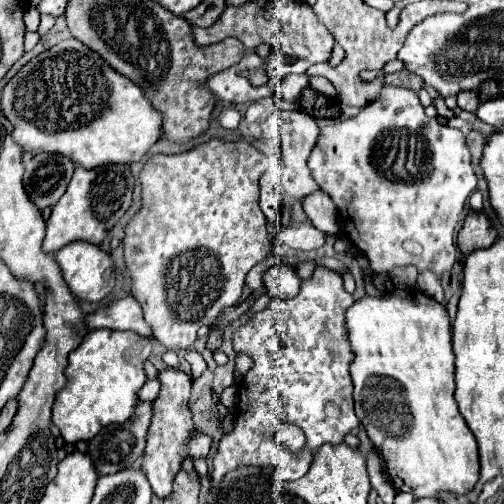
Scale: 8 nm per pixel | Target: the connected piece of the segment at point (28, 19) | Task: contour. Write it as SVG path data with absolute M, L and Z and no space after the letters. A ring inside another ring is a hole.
M30 6L30 8L26 10L24 24L26 24L28 32L36 32L36 30L38 30L38 24L40 24L40 14L38 14L38 10L36 10L34 6Z

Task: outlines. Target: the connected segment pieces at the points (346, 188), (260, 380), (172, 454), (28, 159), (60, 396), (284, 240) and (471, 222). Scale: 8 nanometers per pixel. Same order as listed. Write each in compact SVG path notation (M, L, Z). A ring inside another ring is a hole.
M384 88L384 98L378 98L374 102L370 102L368 106L362 108L362 112L354 118L348 118L344 122L338 122L334 126L324 126L318 138L318 144L314 146L310 158L308 158L308 168L314 174L314 180L318 182L320 190L328 192L330 198L334 200L336 208L338 208L338 220L340 220L340 228L342 232L348 236L348 240L370 260L370 268L374 270L374 274L388 274L392 268L396 266L408 266L414 264L418 268L418 272L430 270L436 276L442 276L444 272L452 270L454 266L454 258L456 258L456 246L454 246L454 228L456 224L462 220L464 210L466 210L466 202L470 198L470 194L476 190L476 174L474 168L470 164L470 152L464 140L464 134L460 130L454 130L450 126L440 124L436 118L428 118L424 112L424 106L418 102L416 92L408 90L408 88Z
M316 268L312 278L300 284L300 292L294 298L278 300L274 298L266 310L258 312L250 322L238 328L234 334L234 350L244 352L254 360L252 370L244 376L238 388L238 418L234 430L228 432L214 456L212 470L212 486L218 486L222 476L238 466L272 466L276 470L278 480L296 480L308 472L312 452L322 444L342 444L344 436L358 426L358 418L354 414L352 404L352 380L350 380L350 346L346 344L346 328L342 328L342 312L354 302L352 294L348 294L342 286L342 278L338 272L330 272L326 268ZM282 422L300 426L306 434L308 446L298 454L284 450L278 442L278 426Z
M166 368L166 370L158 370L158 380L160 380L160 394L152 402L154 416L152 416L152 422L148 428L148 436L146 436L142 472L150 480L154 494L166 498L172 492L172 480L174 480L176 472L180 470L182 460L186 456L192 456L192 458L208 456L210 446L212 446L212 438L206 434L200 434L200 442L196 442L196 438L190 438L192 414L188 408L188 398L190 398L192 378L178 368Z
M24 154L24 188L30 200L44 210L46 206L54 206L62 194L66 192L74 162L60 154Z
M92 330L84 342L70 352L66 366L66 386L56 394L52 422L70 444L94 438L108 424L122 424L134 414L136 392L146 382L144 362L150 358L152 344L136 332Z
M290 222L288 226L280 226L274 232L274 238L280 244L286 244L298 252L308 252L320 248L324 244L324 232L316 230L310 222Z
M470 212L464 226L458 232L458 248L462 256L468 256L476 248L492 246L498 240L498 230L490 224L484 212Z

